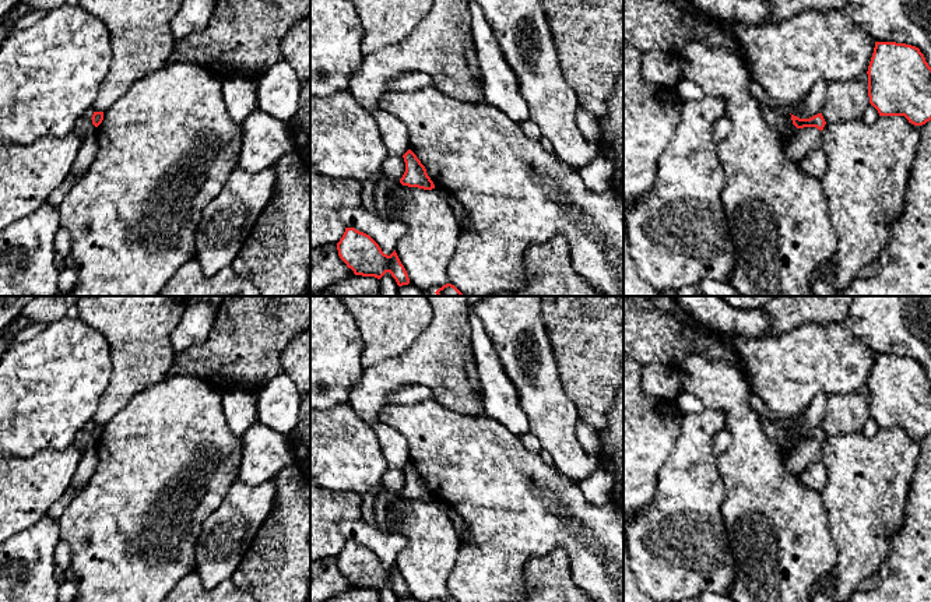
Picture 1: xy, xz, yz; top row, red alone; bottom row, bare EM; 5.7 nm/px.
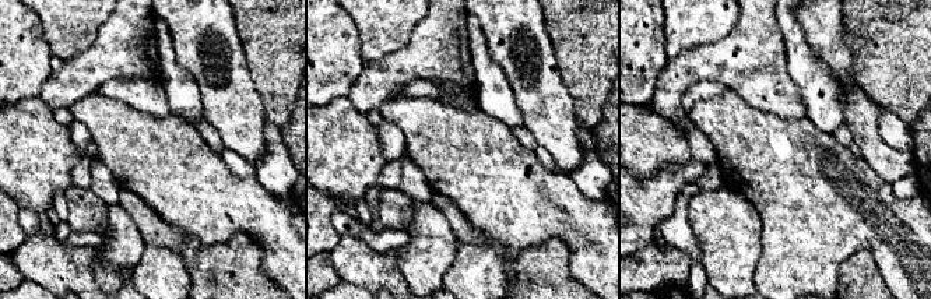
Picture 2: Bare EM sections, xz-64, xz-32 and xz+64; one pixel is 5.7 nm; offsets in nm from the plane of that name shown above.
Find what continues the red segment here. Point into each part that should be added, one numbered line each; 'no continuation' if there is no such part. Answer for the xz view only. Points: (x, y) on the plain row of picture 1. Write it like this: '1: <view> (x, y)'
no continuation

